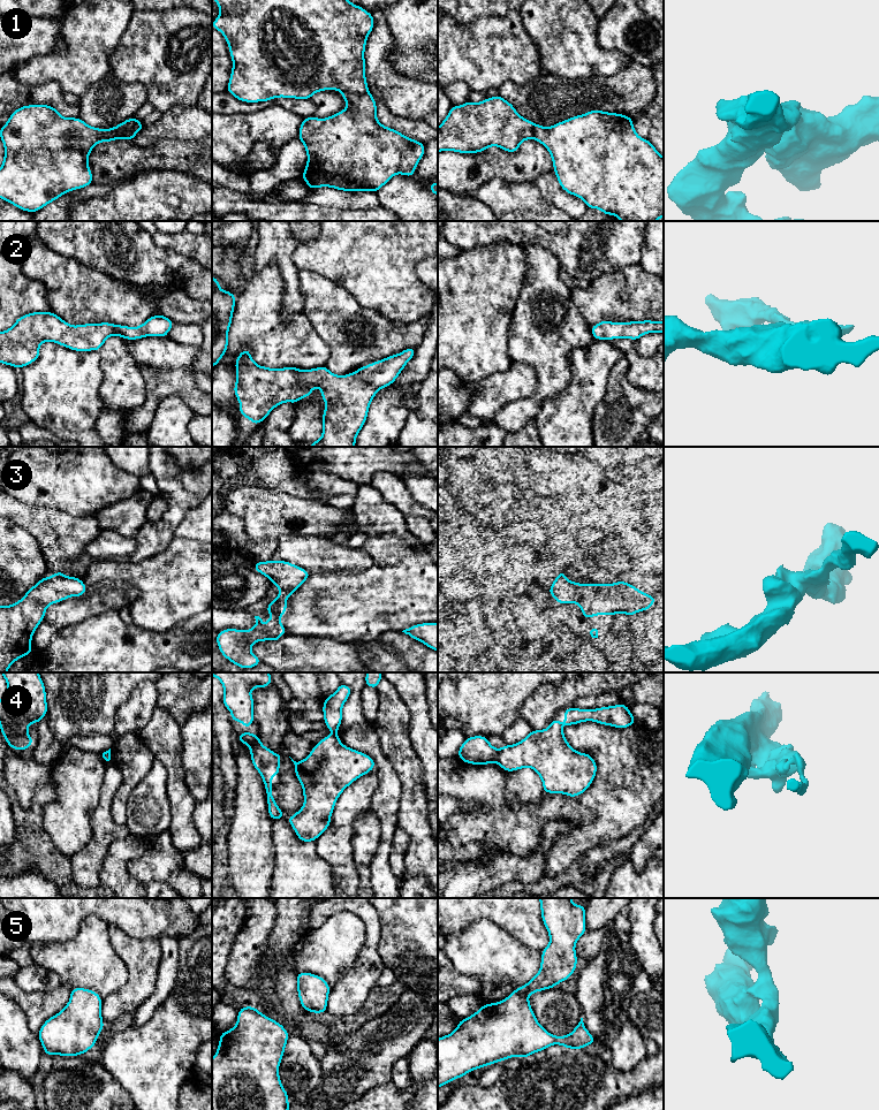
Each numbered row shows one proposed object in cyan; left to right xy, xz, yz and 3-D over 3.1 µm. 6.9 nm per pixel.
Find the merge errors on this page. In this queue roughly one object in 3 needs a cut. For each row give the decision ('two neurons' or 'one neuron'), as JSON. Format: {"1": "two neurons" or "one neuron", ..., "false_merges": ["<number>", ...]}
{"1": "two neurons", "2": "one neuron", "3": "one neuron", "4": "two neurons", "5": "one neuron", "false_merges": ["1", "4"]}

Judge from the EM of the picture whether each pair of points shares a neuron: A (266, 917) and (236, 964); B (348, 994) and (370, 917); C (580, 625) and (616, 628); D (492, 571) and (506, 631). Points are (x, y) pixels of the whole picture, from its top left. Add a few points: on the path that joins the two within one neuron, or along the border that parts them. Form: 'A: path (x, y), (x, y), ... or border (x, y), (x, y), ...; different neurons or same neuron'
A: path (257, 928), (250, 947), (244, 952); same neuron
B: path (363, 974), (369, 963), (371, 936); same neuron
C: border (601, 639), (603, 649); different neurons
D: path (497, 586), (498, 616); same neuron

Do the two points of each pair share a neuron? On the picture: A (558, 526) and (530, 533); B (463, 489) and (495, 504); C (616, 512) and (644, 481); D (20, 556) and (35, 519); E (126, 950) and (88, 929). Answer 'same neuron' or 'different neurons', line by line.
A: different neurons
B: same neuron
C: different neurons
D: different neurons
E: different neurons

